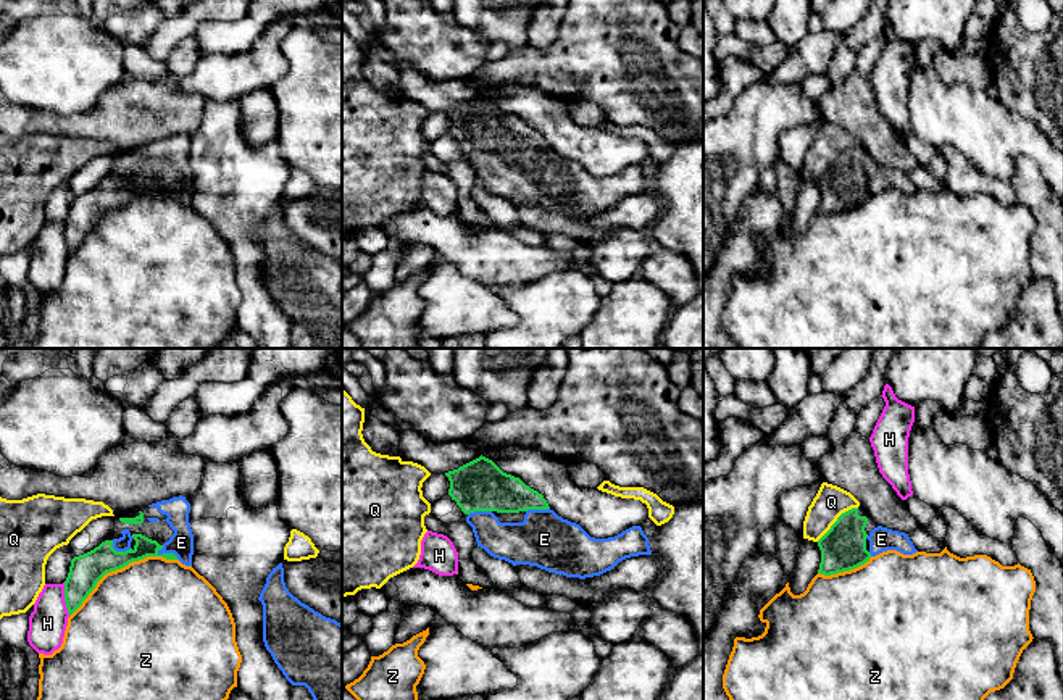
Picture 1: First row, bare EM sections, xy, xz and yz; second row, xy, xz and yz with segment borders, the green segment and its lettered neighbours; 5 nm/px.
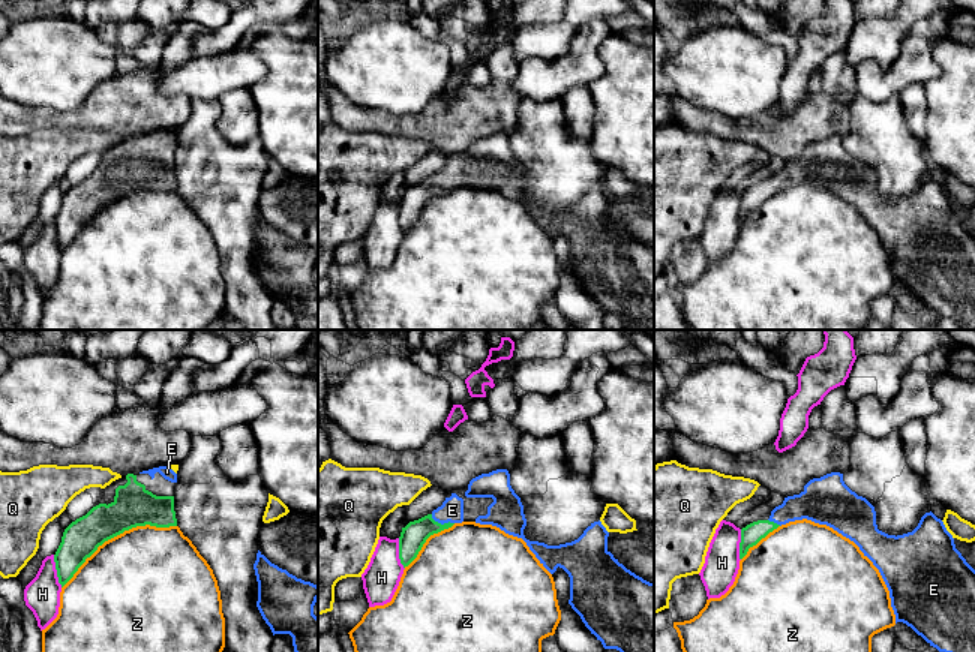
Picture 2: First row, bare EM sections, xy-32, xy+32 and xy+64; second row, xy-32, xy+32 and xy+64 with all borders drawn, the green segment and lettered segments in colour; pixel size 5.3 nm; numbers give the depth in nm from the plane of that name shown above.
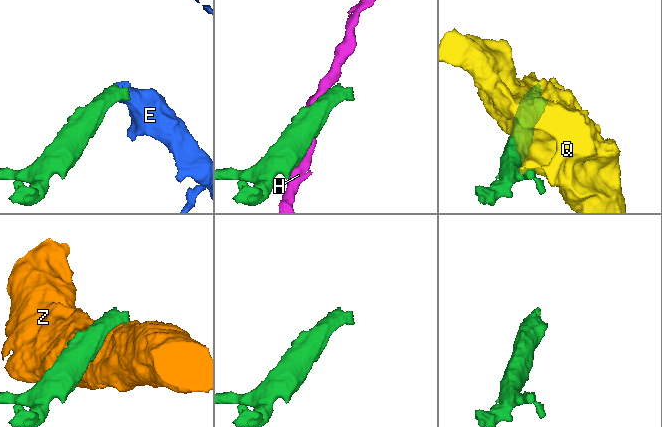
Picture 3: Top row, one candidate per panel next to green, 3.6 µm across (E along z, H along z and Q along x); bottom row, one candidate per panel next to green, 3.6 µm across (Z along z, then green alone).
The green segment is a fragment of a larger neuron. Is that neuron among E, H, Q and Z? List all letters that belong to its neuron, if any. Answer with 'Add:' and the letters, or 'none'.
Add: E

